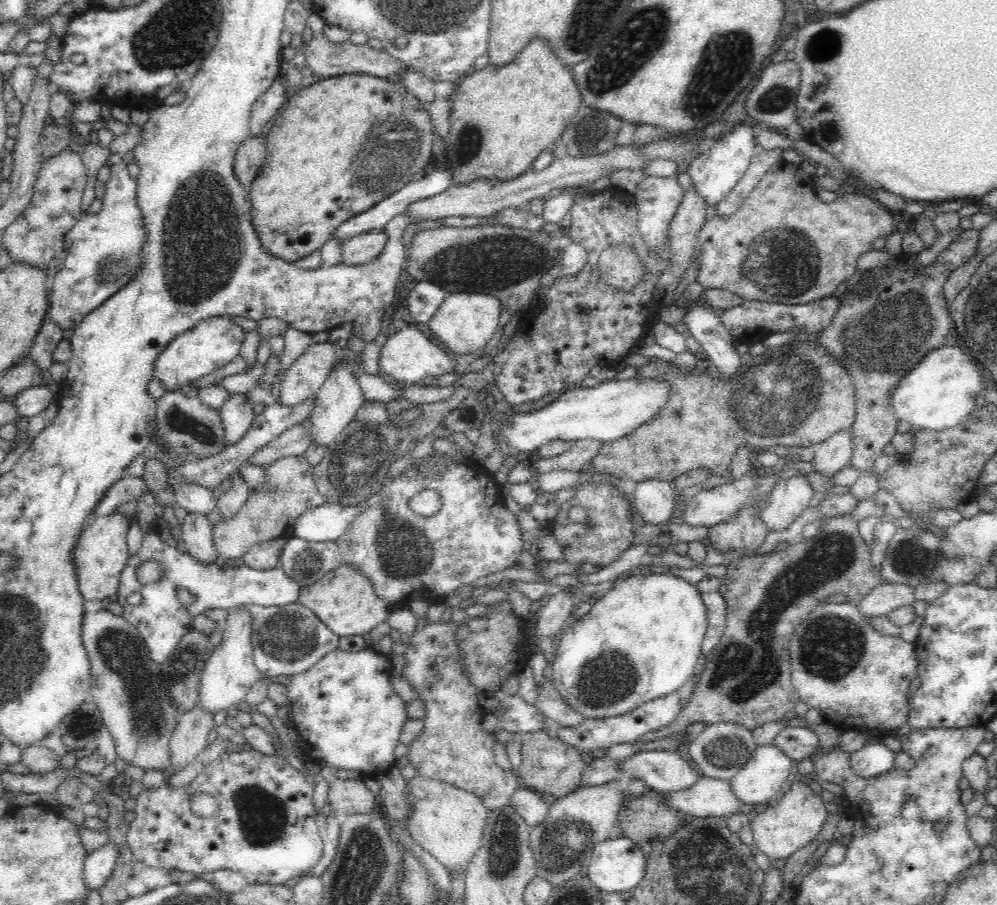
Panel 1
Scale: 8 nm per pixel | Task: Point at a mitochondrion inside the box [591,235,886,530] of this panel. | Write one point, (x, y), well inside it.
(773, 398)

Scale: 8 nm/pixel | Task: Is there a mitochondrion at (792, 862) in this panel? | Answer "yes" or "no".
no

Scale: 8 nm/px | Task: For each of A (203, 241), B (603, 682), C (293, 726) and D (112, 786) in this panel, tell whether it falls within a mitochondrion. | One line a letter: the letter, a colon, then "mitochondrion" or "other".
A: mitochondrion
B: mitochondrion
C: other
D: other

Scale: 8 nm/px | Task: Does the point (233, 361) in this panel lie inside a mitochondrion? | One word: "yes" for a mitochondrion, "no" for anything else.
no

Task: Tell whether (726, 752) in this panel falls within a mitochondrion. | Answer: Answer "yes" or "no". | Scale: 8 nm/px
yes

